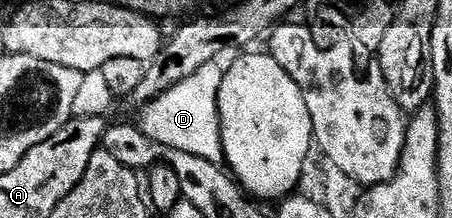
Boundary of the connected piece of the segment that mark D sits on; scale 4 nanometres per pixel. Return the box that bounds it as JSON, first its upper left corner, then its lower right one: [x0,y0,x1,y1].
[137,60,225,165]

